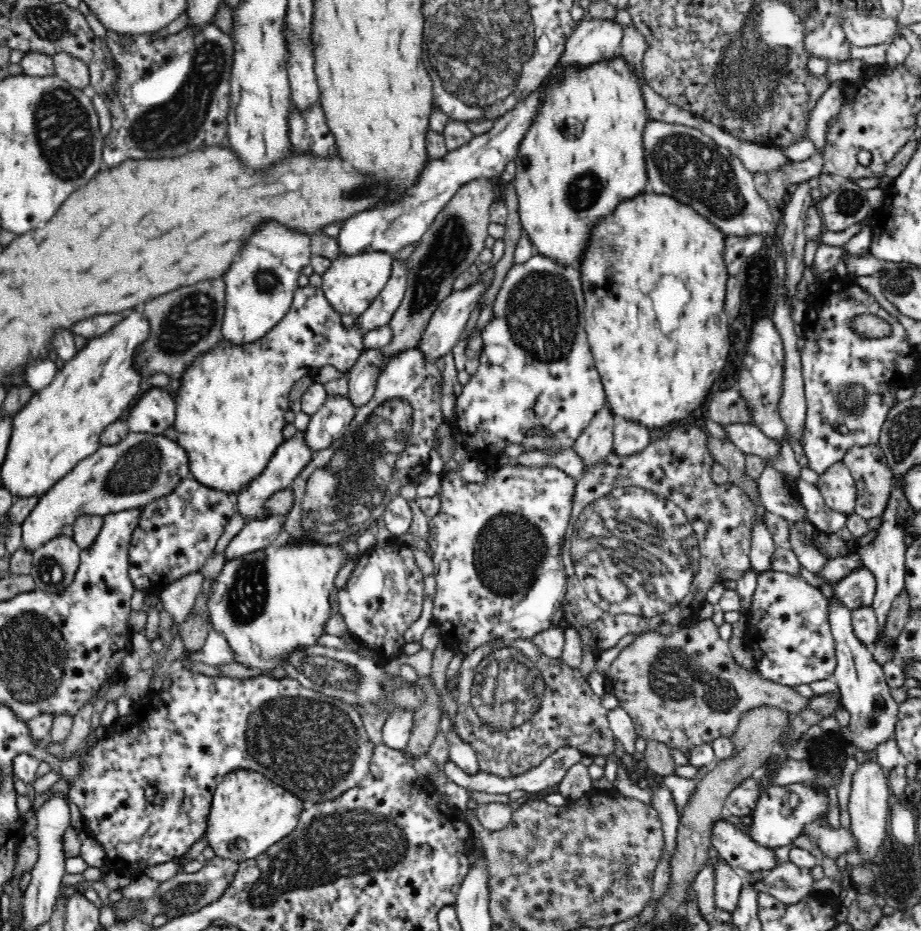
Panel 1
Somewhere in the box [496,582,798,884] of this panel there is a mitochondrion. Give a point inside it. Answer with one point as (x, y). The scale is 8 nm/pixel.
(674, 674)

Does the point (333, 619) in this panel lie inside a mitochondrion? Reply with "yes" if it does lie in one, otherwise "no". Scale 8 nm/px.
no

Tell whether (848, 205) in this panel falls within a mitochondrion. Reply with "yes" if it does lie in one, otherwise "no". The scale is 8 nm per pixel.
yes

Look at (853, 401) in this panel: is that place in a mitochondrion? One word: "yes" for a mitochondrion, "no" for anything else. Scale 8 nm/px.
yes

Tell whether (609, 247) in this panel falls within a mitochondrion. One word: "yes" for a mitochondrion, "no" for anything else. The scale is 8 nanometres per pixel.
yes

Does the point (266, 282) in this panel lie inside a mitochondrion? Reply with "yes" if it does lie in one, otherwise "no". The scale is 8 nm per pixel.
yes

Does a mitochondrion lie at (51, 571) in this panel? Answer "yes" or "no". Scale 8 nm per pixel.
yes

